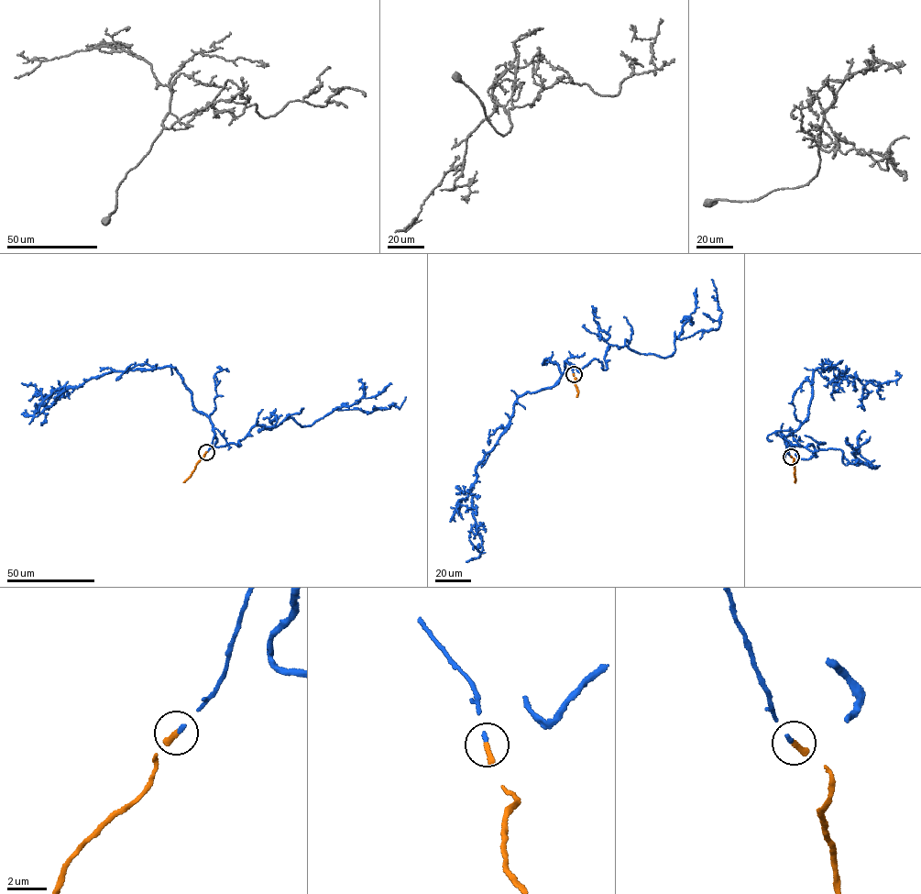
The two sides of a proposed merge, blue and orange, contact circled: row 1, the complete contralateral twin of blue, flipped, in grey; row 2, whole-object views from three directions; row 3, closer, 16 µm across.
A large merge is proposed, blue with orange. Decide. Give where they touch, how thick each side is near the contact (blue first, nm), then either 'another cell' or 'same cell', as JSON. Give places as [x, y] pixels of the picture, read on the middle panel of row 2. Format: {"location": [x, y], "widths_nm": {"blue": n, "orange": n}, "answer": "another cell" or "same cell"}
{"location": [574, 374], "widths_nm": {"blue": 170, "orange": 280}, "answer": "same cell"}

